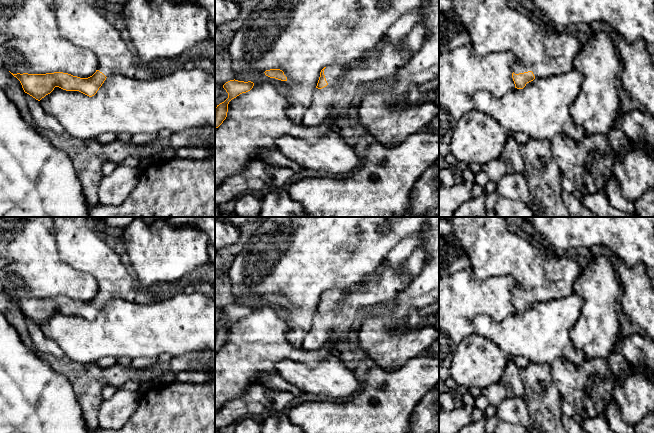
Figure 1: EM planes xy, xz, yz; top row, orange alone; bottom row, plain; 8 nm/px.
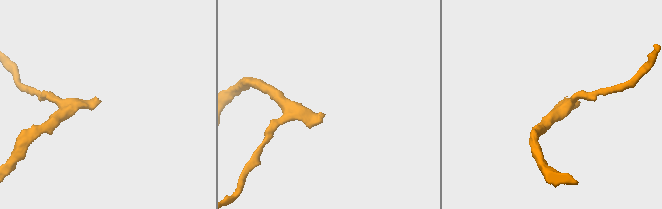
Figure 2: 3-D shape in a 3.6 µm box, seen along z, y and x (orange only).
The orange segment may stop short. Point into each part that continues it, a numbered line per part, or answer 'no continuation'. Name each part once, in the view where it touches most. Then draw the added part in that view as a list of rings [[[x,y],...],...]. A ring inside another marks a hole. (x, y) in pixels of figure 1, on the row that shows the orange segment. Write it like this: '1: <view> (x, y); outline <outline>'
1: xz (328, 104); outline [[[422,23],[416,24],[402,43],[389,42],[384,35],[382,48],[377,56],[365,60],[359,67],[346,65],[327,66],[324,75],[328,85],[316,88],[310,105],[303,114],[303,123],[316,126],[334,122],[351,108],[353,97],[363,90],[366,82],[394,76],[425,42],[427,30]]]

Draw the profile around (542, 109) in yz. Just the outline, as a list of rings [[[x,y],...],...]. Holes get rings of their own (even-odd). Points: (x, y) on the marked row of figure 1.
[[[573,69],[559,76],[535,78],[523,89],[514,88],[502,98],[497,98],[488,91],[479,91],[472,95],[473,109],[491,116],[509,133],[522,132],[532,139],[539,140],[550,140],[556,135],[566,135],[581,141],[586,133],[572,118],[571,105],[578,97],[583,82],[584,75]]]

